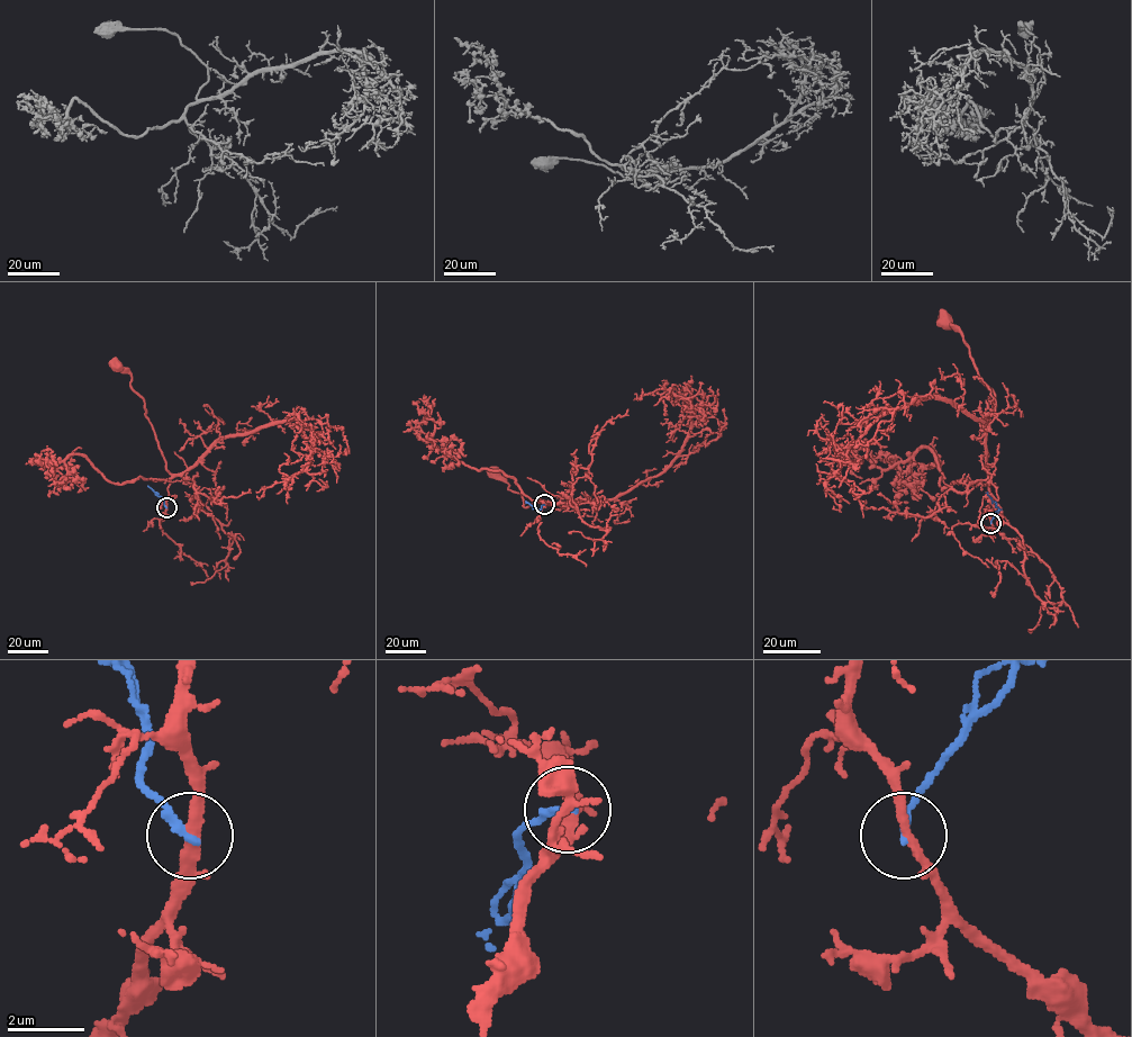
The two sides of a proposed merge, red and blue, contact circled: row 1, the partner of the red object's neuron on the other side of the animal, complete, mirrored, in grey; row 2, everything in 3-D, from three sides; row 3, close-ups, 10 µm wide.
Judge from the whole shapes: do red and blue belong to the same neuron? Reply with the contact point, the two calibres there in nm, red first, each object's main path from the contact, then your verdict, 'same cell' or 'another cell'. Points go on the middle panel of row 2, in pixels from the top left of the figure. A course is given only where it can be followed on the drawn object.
place (544, 504); calibres 280 and 220 nm; course red (544, 504), (544, 502), (551, 504), (544, 501), (523, 506), (522, 495), (508, 489), (508, 484), (495, 474); course blue (544, 504), (539, 510), (525, 503); another cell

